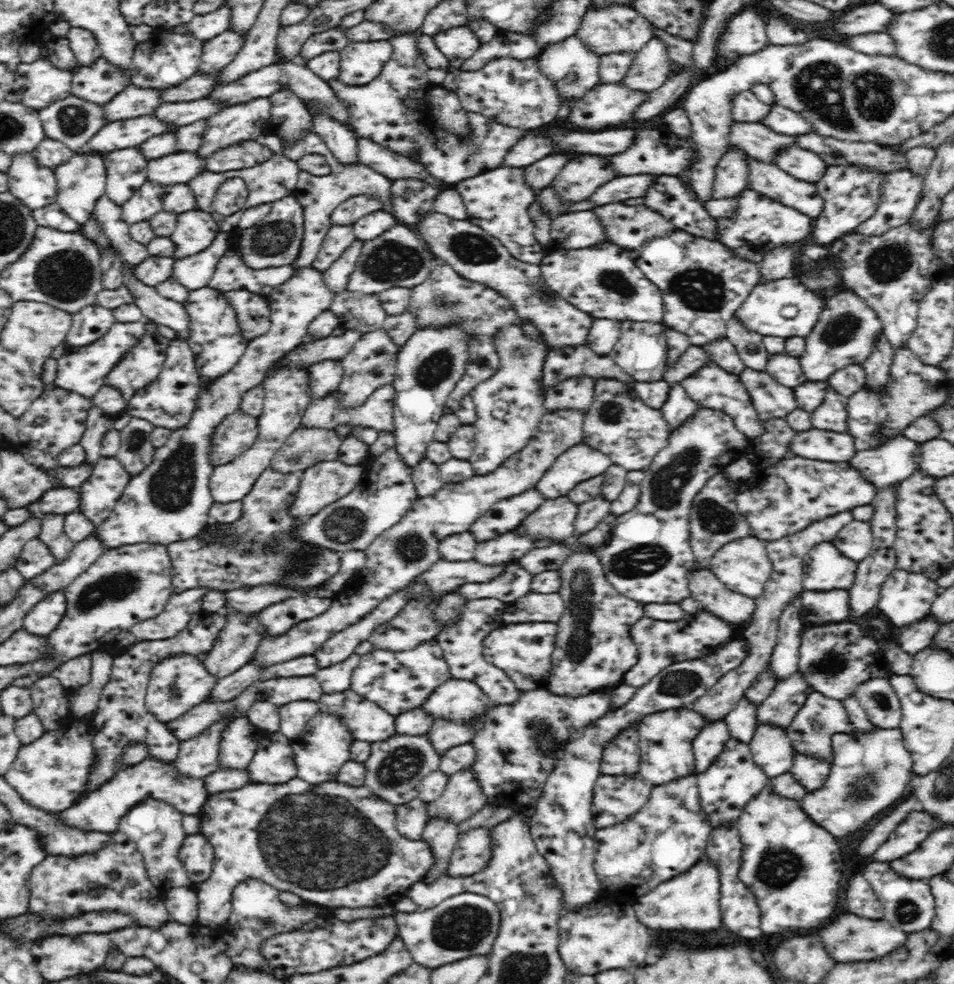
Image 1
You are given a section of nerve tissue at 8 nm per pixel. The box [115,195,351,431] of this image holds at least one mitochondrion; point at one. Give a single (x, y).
(275, 236)

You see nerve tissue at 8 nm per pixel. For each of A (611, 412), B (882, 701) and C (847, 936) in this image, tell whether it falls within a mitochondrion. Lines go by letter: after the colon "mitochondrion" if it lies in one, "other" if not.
A: mitochondrion
B: mitochondrion
C: mitochondrion

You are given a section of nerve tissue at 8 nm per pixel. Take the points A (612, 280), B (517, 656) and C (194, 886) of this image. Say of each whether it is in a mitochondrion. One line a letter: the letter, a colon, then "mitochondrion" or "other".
A: mitochondrion
B: other
C: other

